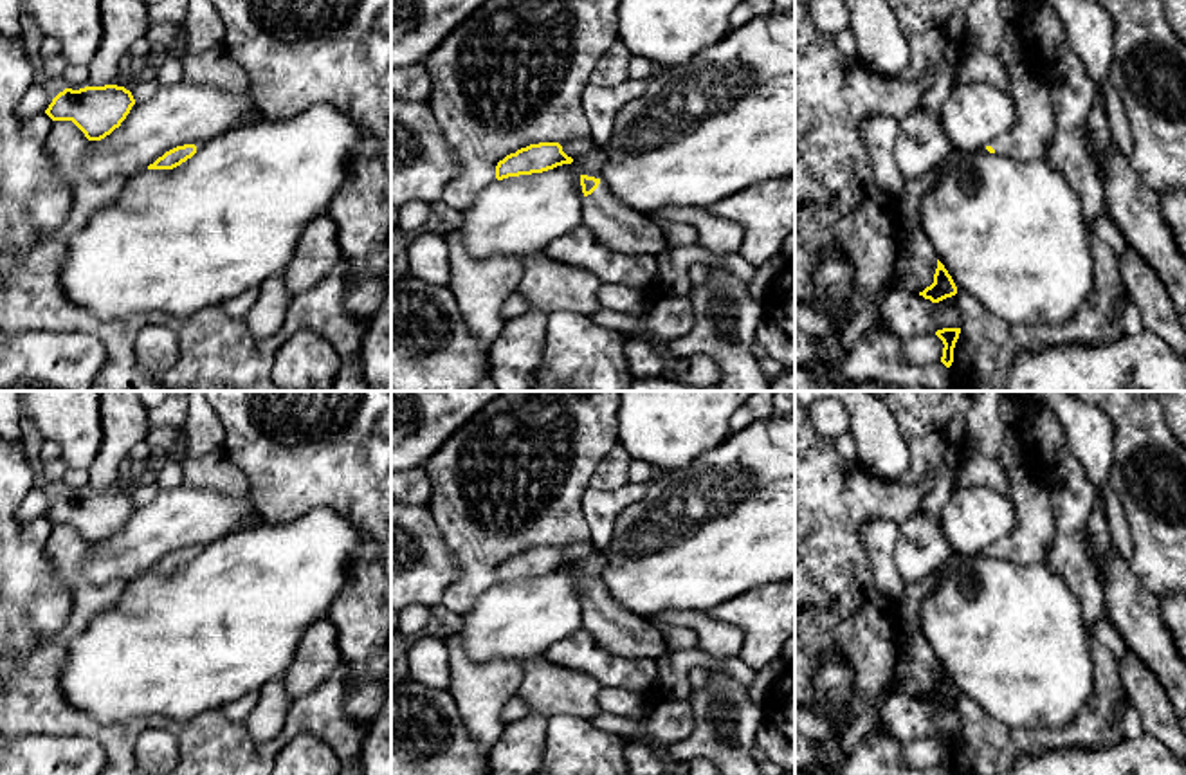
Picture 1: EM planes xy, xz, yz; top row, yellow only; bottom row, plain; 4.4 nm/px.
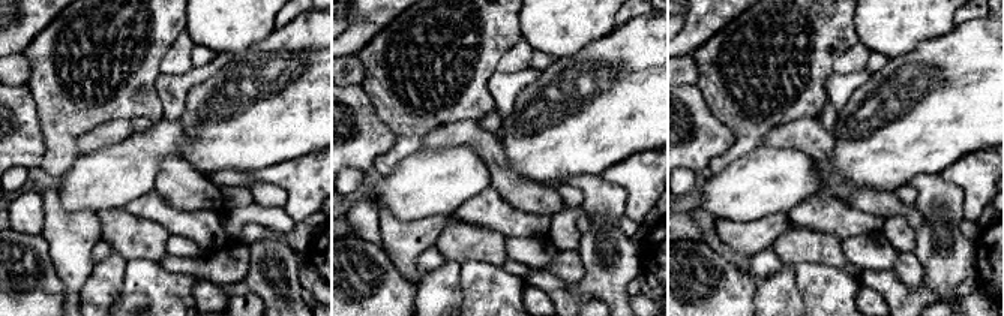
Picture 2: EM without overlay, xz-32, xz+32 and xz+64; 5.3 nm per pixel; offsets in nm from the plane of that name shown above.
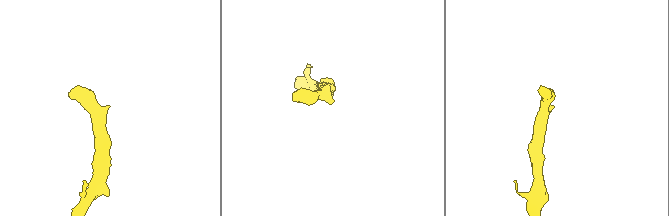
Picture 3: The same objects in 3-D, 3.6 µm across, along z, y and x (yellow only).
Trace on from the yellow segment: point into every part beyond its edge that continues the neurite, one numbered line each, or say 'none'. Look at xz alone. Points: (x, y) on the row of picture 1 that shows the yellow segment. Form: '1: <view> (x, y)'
1: xz (613, 224)

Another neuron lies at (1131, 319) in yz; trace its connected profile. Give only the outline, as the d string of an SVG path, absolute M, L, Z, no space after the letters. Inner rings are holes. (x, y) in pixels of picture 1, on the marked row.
M1130 301L1121 315L1123 333L1137 335L1145 330L1137 306Z

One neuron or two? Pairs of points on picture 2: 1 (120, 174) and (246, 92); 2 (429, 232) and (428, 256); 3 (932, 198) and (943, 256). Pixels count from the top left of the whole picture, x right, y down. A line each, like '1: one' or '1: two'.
1: one
2: two
3: one

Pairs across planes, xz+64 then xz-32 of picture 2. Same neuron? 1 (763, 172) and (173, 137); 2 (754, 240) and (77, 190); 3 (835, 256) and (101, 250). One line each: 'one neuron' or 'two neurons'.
1: one neuron
2: two neurons
3: two neurons

